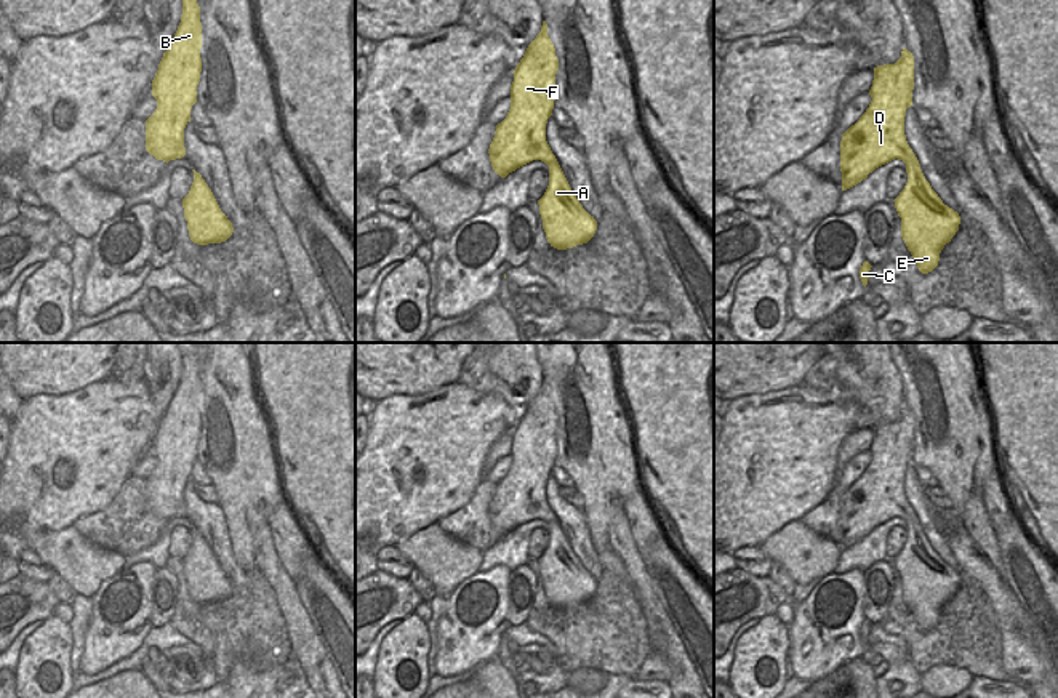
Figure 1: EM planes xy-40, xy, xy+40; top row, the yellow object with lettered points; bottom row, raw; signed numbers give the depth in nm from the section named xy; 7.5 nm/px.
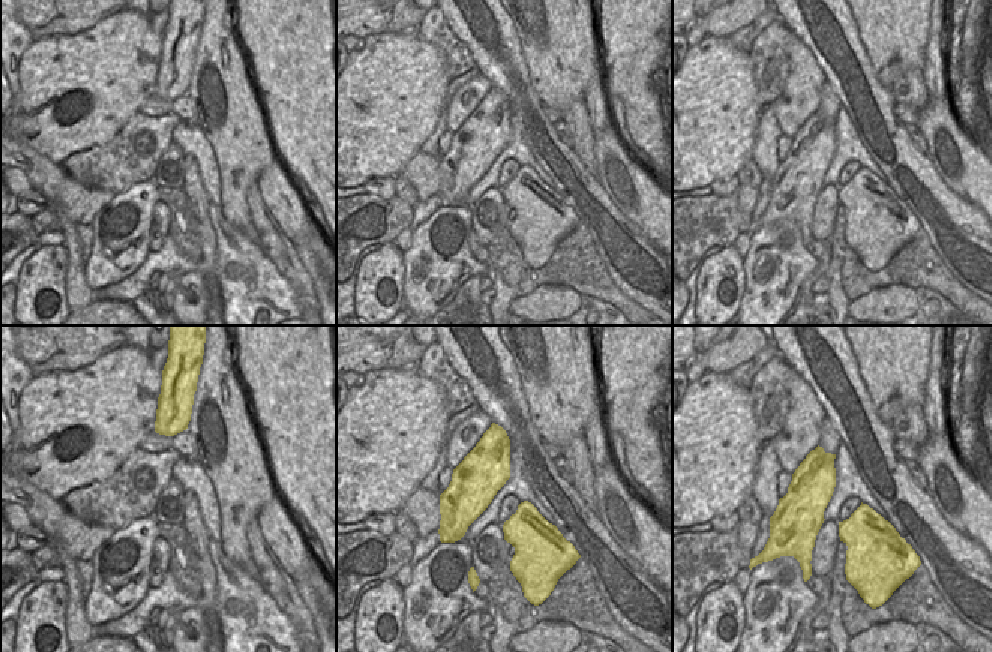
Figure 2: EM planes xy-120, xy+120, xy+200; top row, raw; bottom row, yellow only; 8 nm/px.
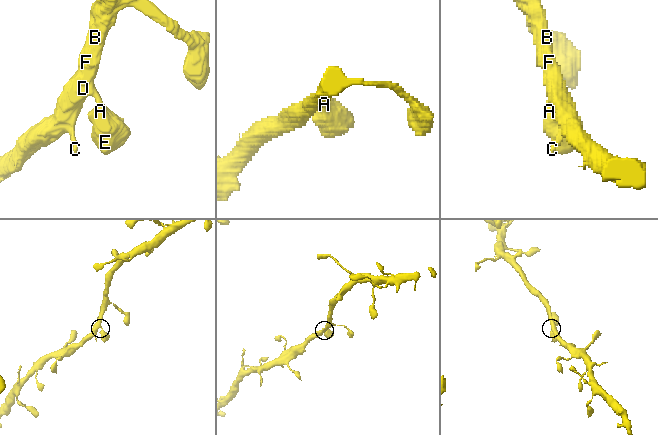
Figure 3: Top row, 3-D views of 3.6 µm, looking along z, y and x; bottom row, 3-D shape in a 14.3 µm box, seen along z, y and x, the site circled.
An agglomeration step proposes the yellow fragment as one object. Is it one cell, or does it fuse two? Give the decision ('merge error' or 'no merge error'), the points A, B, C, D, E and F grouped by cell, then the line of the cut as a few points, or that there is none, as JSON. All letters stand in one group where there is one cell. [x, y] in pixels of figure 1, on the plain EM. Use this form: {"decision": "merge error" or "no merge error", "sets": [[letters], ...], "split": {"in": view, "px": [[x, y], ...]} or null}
{"decision": "no merge error", "sets": [["A", "B", "C", "D", "E", "F"]], "split": null}

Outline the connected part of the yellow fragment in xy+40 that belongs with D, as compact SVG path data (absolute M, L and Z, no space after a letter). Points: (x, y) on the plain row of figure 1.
M903 407L895 423L874 426L874 439L869 448L872 456L866 471L852 483L840 499L842 549L847 549L868 536L876 527L898 517L906 522L908 541L893 559L901 576L901 596L922 632L932 631L940 620L940 612L959 589L960 575L943 562L925 538L920 522L909 506L904 493L906 467L912 464L914 415Z

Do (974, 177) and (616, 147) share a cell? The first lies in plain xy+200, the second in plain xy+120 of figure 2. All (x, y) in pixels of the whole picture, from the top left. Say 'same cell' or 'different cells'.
same cell

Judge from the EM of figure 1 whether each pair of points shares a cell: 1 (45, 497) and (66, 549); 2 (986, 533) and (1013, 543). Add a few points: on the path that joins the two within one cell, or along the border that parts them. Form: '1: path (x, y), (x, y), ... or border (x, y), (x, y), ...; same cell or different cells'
1: border (21, 524), (48, 530), (63, 530), (72, 525); different cells
2: border (994, 532), (1004, 573); different cells

